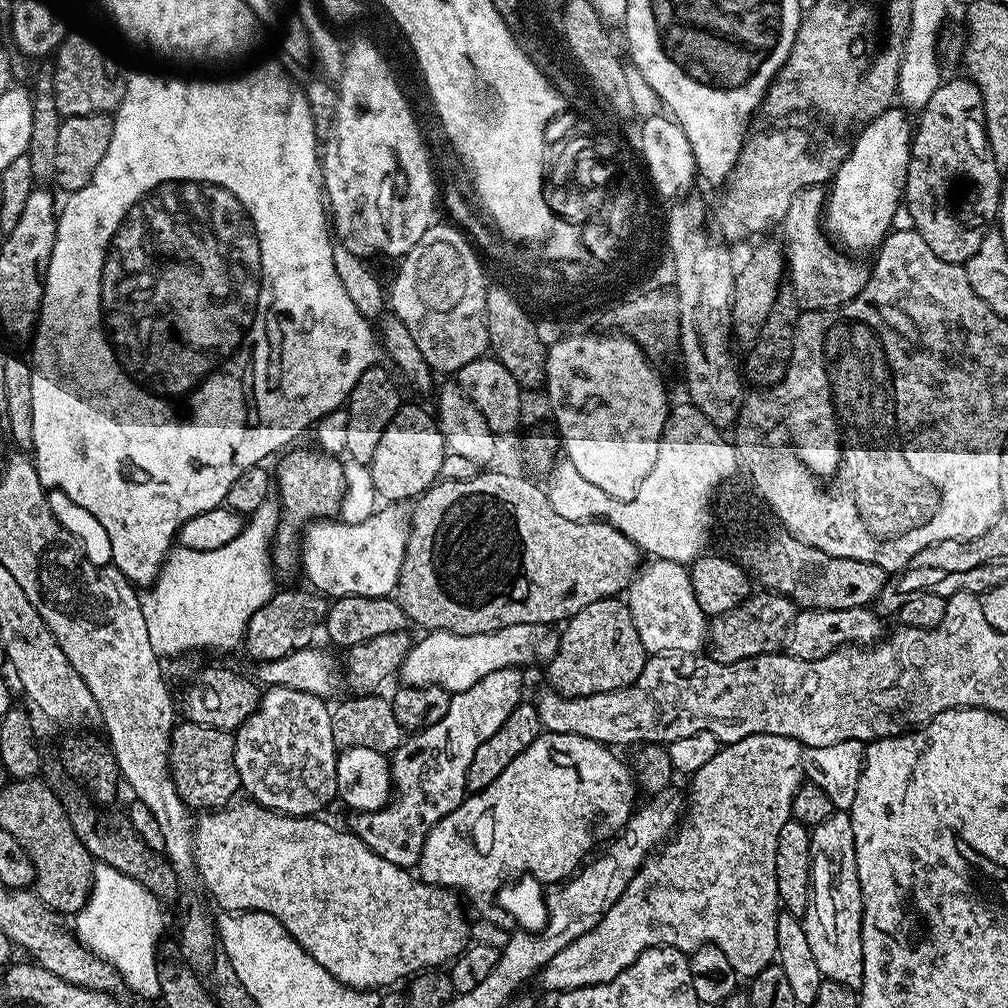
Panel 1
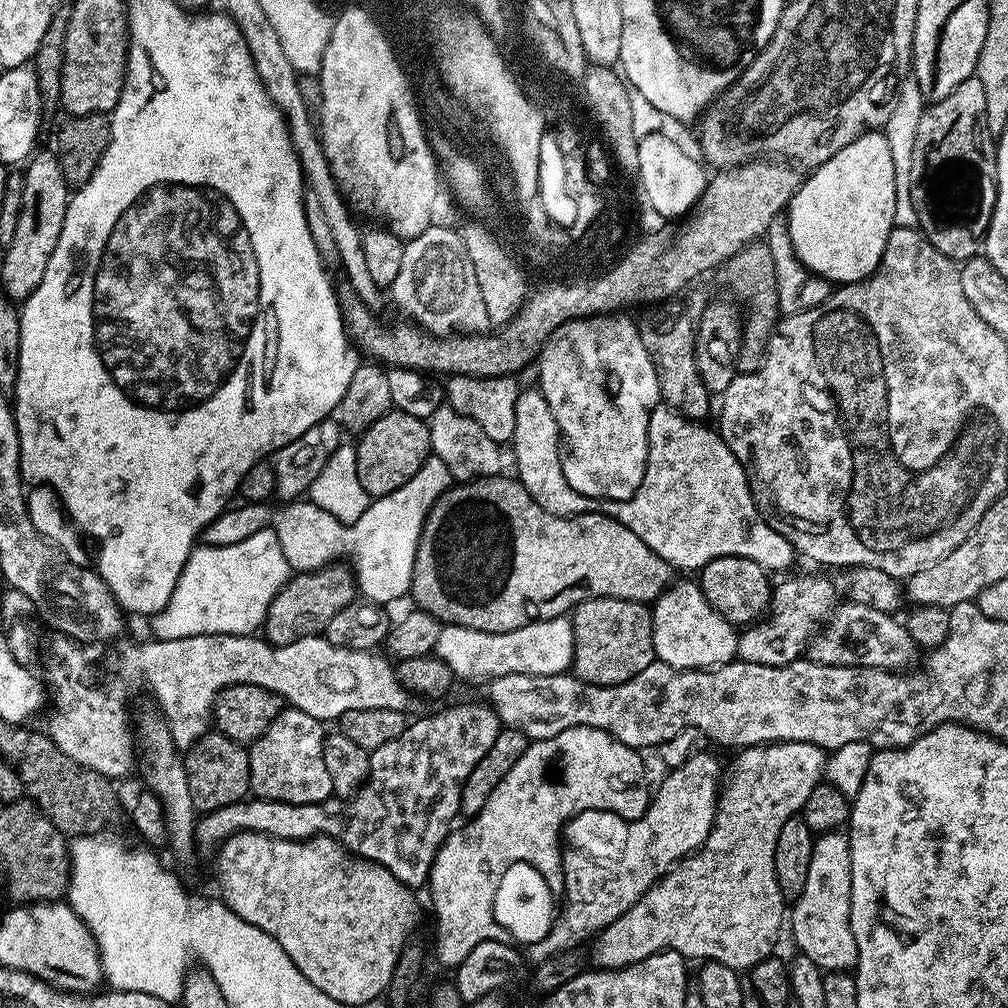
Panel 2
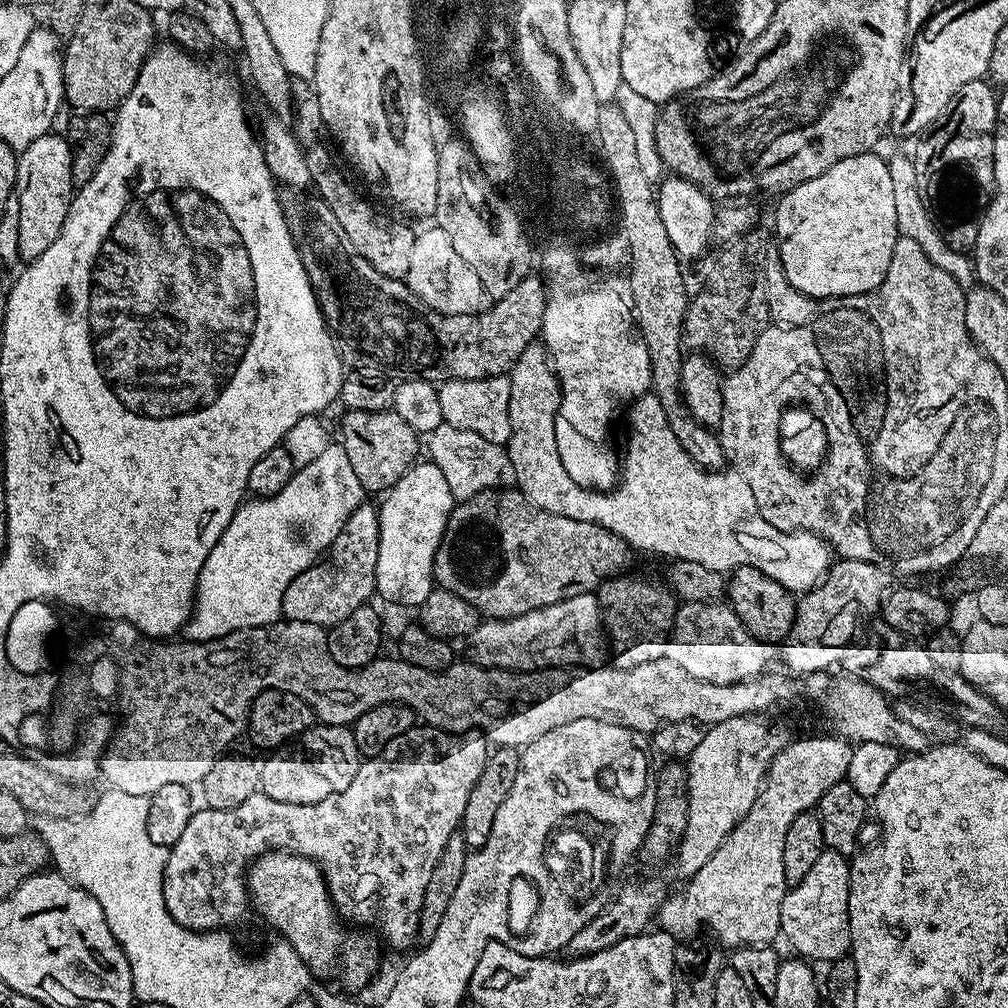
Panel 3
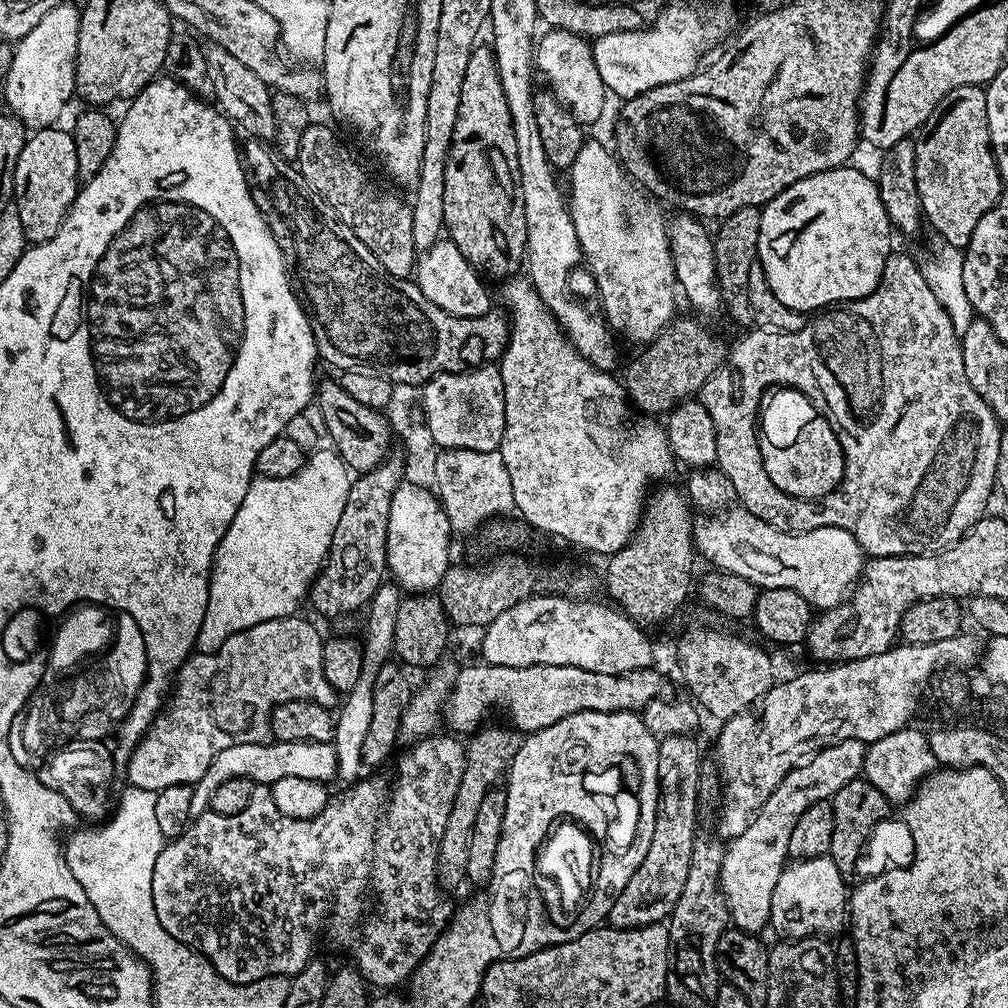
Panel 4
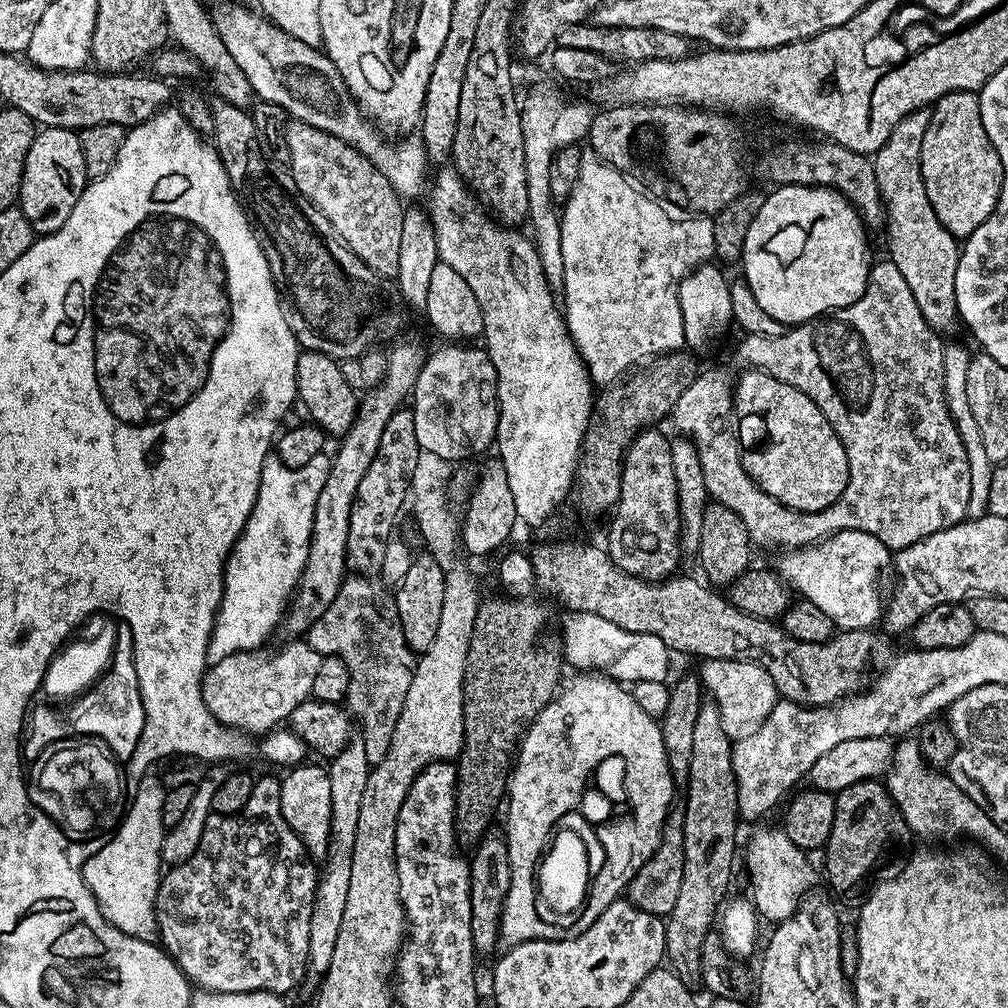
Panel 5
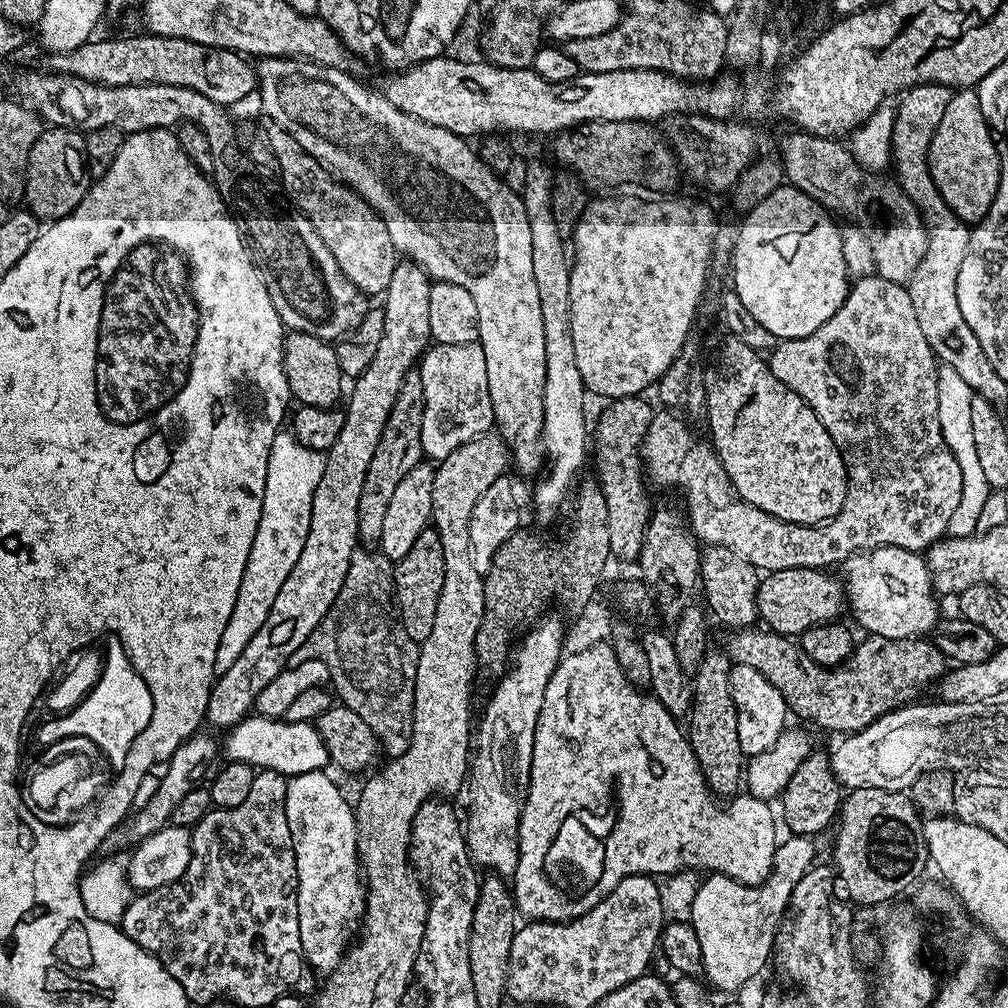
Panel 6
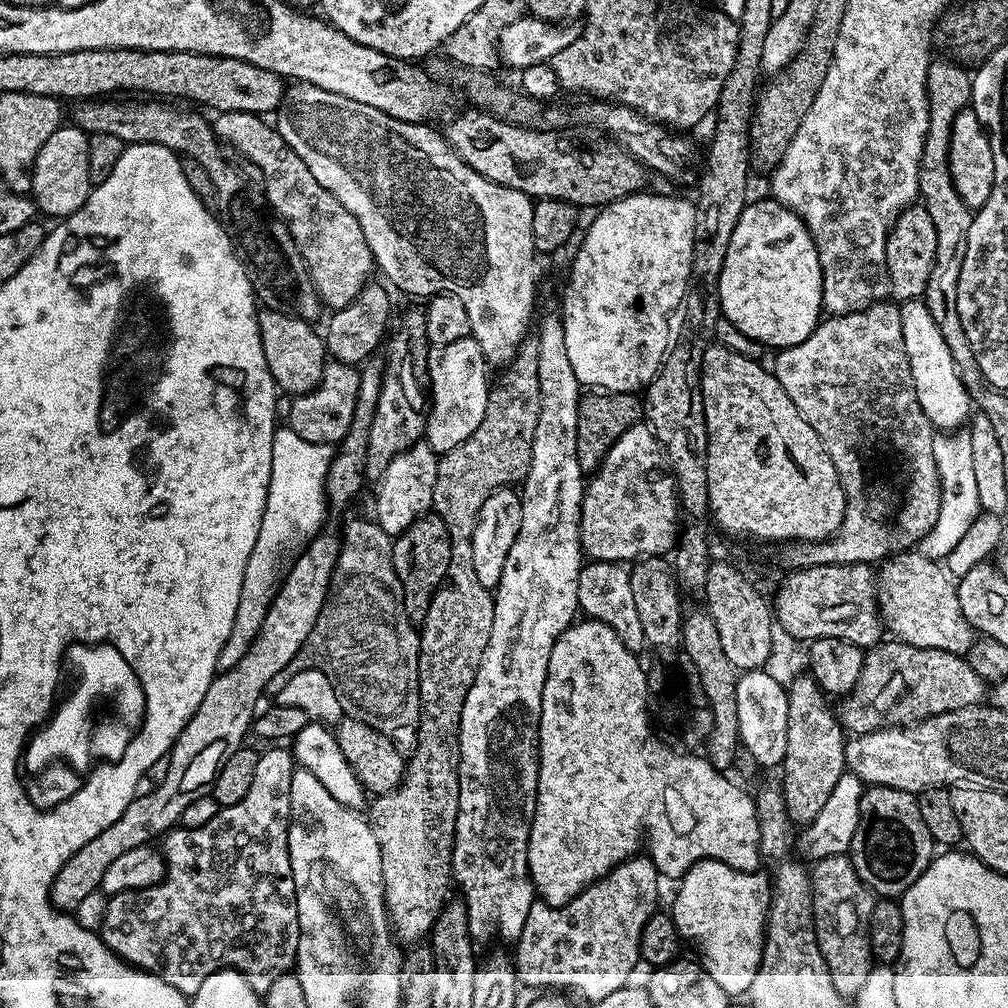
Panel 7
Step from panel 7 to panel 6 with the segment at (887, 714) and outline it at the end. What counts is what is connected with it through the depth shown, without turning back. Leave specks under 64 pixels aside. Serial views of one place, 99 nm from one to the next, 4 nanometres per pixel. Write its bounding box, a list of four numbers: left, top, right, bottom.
[726,626,946,734]

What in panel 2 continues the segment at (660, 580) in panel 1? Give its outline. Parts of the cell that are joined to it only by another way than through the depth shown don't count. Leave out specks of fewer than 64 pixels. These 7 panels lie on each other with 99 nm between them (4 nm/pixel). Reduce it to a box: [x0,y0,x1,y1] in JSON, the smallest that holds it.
[651,580,737,670]

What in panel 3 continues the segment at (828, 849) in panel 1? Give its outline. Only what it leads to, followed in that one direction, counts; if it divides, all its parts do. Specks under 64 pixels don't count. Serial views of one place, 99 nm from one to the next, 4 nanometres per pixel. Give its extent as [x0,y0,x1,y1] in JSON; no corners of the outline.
[780,850,852,962]

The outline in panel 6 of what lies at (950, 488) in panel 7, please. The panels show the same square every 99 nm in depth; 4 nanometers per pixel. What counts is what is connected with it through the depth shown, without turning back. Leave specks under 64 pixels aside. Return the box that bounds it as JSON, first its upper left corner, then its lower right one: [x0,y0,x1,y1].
[936,364,992,537]

